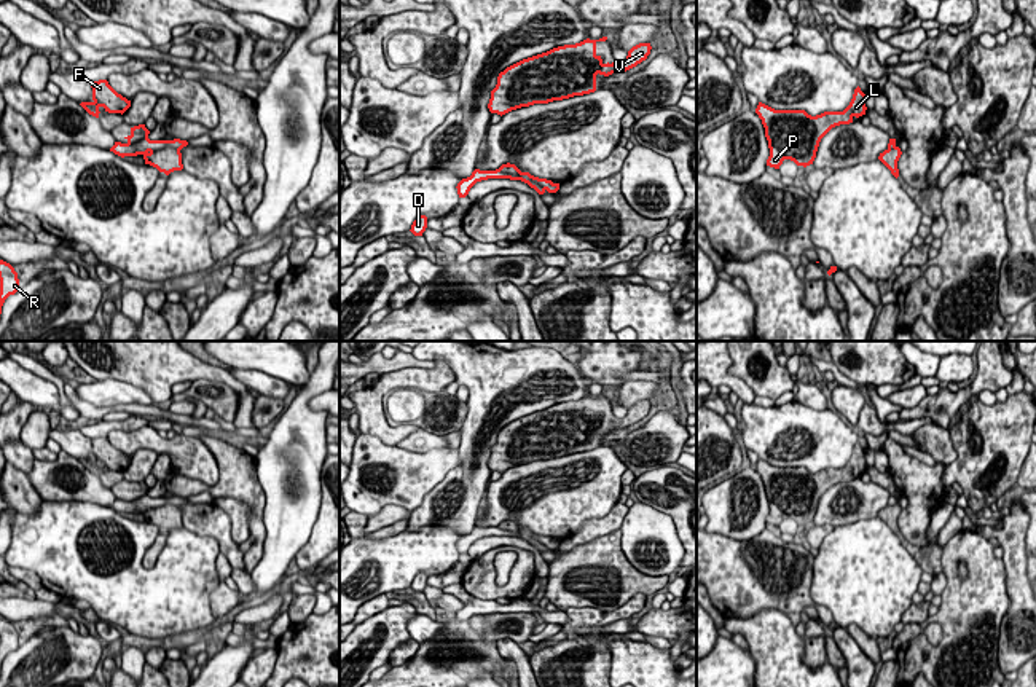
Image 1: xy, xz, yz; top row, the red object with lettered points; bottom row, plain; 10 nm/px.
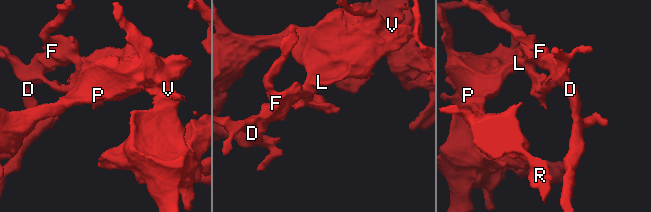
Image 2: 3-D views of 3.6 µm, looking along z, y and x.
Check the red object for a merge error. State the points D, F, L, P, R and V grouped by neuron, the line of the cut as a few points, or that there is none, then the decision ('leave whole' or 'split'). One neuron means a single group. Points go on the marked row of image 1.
groups D / F L P R V; cut xy (179, 149), (161, 147), (150, 152); split

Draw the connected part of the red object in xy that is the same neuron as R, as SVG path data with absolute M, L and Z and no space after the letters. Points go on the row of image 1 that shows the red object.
M0 260L0 314L5 300L10 295L14 295L18 290L19 290L18 273L10 263Z

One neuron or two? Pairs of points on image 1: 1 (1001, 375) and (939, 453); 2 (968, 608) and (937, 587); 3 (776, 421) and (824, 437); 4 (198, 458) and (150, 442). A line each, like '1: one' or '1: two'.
1: two
2: two
3: one
4: one

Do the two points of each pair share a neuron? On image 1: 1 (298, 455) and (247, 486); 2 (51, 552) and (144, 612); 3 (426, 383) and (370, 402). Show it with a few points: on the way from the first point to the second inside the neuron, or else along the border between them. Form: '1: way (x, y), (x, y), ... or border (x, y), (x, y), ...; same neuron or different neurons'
1: border (255, 464), (255, 474), (265, 498), (263, 517); different neurons
2: way (74, 555), (93, 574), (109, 577), (121, 590); same neuron
3: way (412, 380), (392, 380), (383, 388); same neuron

